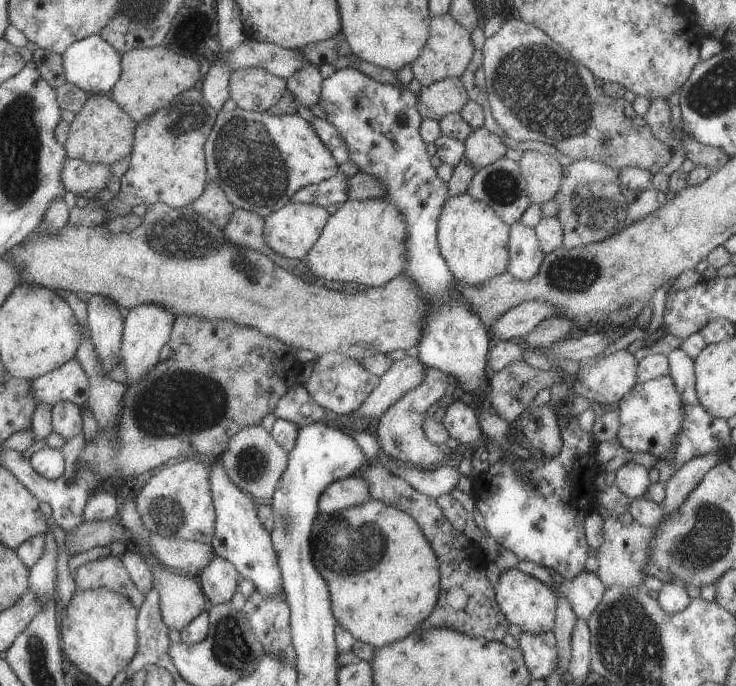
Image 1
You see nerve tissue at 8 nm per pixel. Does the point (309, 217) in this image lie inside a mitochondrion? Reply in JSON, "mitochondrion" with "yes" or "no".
{"mitochondrion":"no"}

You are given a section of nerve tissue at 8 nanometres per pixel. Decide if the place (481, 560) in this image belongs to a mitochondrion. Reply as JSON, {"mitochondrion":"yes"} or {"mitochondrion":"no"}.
{"mitochondrion":"no"}

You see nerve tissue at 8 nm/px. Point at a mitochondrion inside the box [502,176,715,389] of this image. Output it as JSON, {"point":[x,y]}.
{"point":[569,272]}

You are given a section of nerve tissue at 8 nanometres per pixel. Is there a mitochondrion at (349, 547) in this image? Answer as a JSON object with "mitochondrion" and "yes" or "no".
{"mitochondrion":"yes"}

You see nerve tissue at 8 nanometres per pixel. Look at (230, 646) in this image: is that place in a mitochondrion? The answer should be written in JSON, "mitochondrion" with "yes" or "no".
{"mitochondrion":"yes"}

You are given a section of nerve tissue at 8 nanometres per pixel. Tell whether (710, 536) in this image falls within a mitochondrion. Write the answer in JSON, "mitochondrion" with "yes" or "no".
{"mitochondrion":"yes"}

